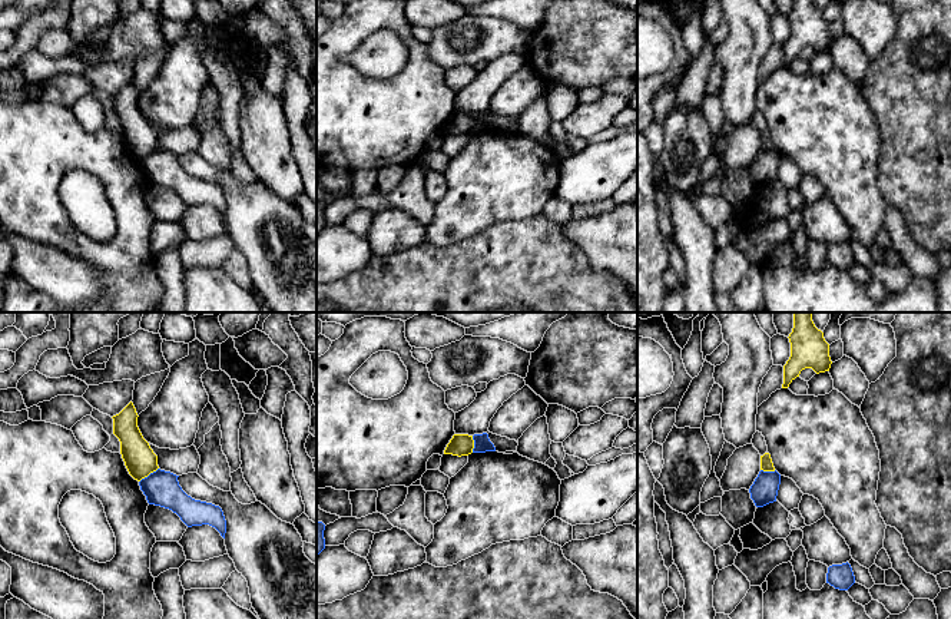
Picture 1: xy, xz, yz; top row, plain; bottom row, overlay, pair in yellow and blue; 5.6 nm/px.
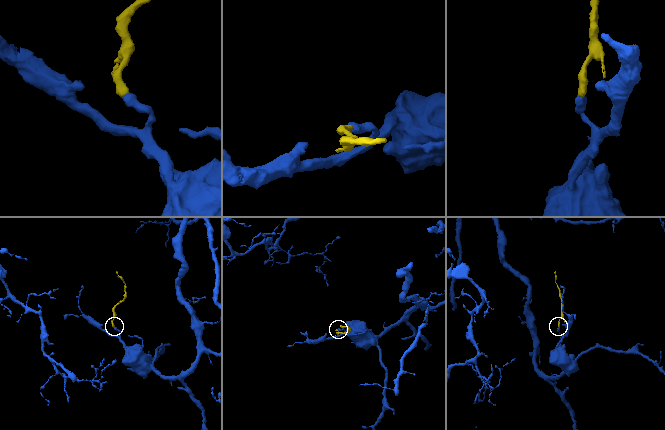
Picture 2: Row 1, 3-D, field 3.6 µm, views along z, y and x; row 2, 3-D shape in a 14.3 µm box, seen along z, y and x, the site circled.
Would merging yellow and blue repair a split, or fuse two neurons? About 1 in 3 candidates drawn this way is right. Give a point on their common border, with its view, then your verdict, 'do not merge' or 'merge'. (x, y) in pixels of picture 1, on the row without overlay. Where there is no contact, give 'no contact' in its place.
xy (148, 154) | do not merge

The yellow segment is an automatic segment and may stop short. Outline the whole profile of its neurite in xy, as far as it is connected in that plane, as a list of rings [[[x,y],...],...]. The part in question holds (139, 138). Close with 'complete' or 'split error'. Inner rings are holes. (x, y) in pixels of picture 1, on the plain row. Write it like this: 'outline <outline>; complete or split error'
outline [[[130,80],[119,93],[113,95],[113,113],[120,120],[120,133],[129,153],[140,160],[159,148],[158,135],[143,117],[137,106],[137,92]]]; complete

